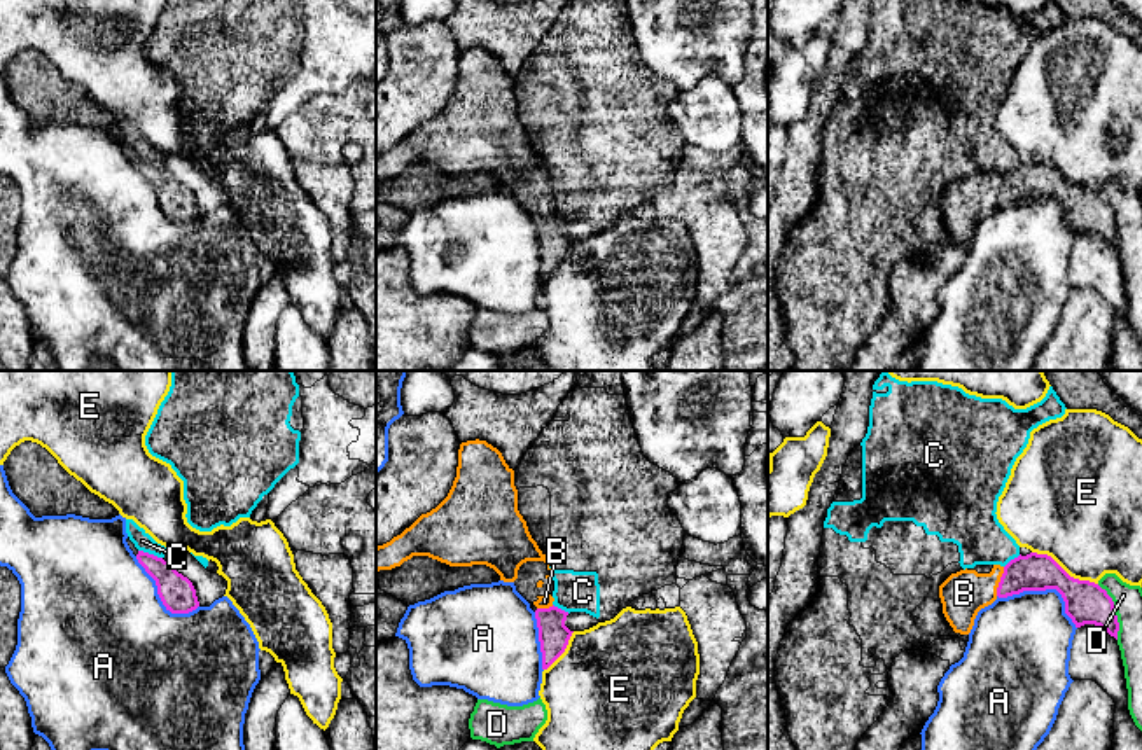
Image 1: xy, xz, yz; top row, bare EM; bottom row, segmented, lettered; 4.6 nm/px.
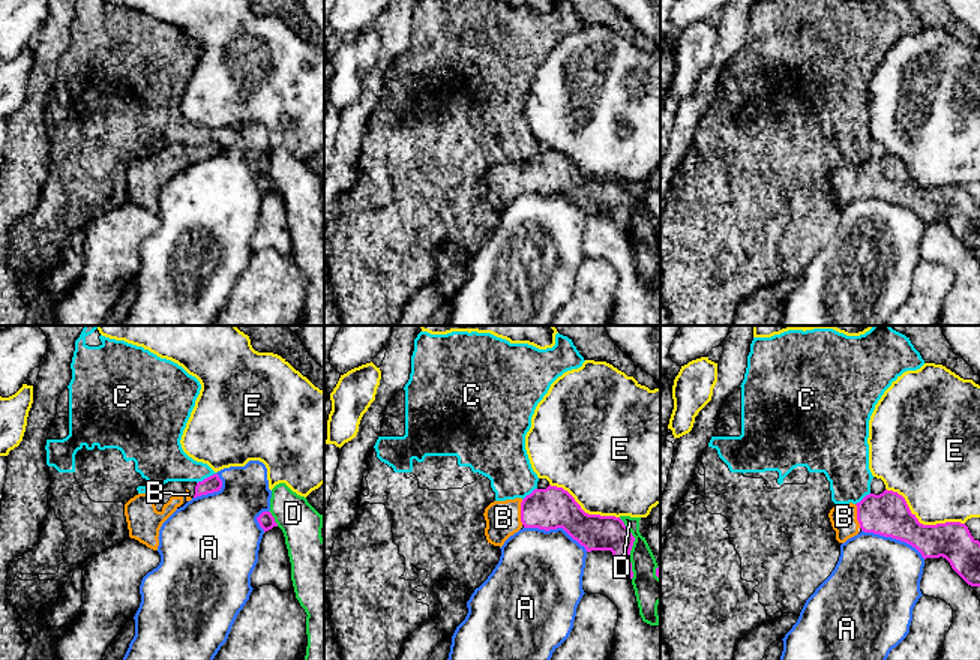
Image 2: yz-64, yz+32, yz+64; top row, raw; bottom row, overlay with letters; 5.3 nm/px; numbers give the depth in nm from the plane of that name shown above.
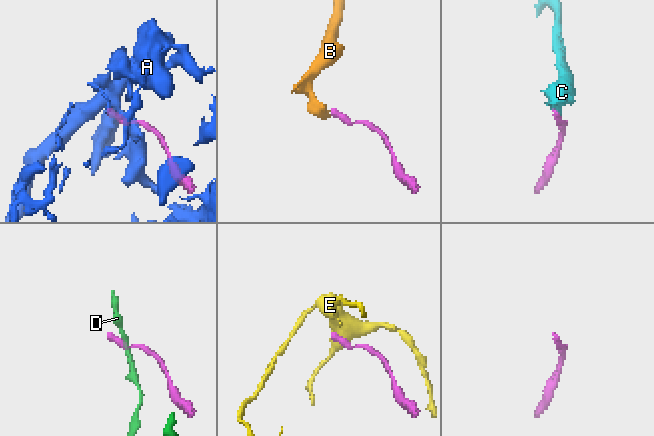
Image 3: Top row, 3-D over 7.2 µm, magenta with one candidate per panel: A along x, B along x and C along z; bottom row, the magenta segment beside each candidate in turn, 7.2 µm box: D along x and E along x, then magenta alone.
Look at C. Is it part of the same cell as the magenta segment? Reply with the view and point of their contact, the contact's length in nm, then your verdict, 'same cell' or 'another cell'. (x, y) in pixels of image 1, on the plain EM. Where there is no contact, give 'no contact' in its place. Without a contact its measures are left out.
xy (151, 163) | 120 nm | another cell

